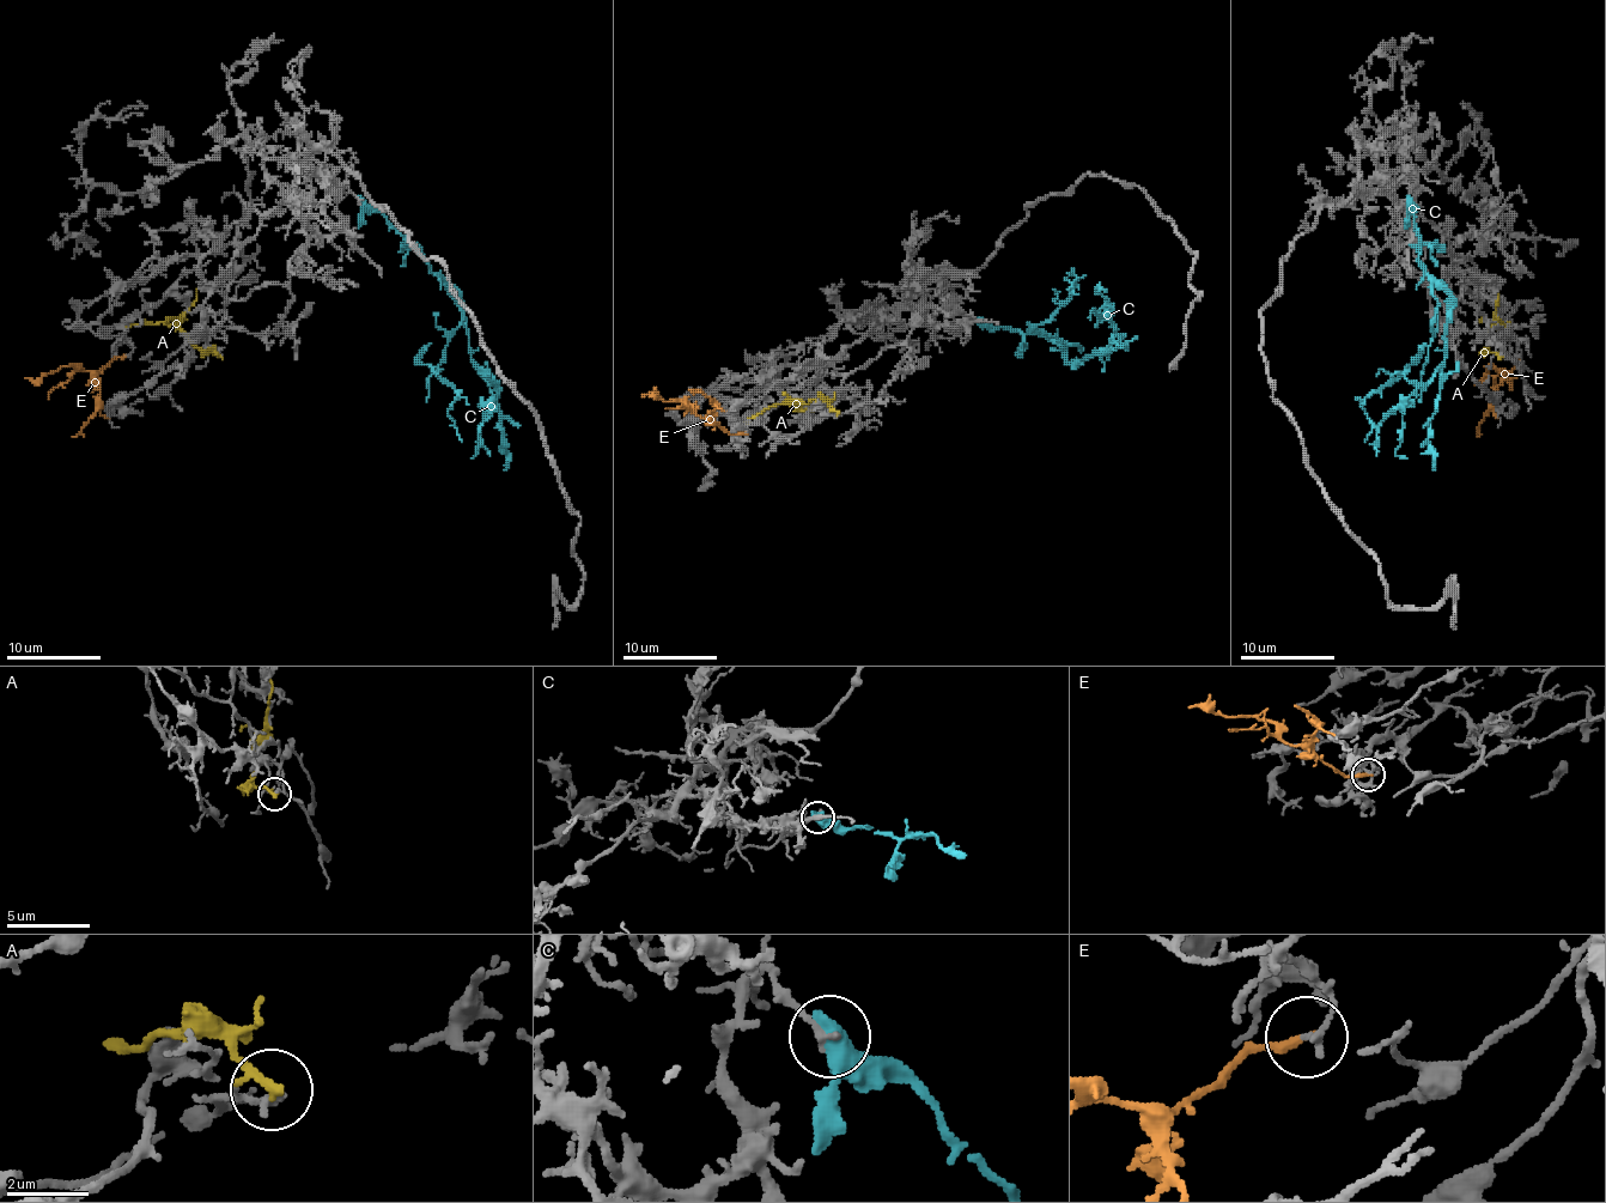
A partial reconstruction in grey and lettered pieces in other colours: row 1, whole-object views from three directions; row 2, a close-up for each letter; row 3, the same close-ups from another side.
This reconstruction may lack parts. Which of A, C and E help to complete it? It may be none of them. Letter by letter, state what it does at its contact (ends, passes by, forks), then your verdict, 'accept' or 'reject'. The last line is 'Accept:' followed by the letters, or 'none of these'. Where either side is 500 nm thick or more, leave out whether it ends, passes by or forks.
A: it ends; reject
C: it passes by; reject
E: it ends; reject
Accept: none of these

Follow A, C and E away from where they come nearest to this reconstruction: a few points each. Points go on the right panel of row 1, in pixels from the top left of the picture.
A: (1501, 357), (1486, 347), (1491, 340), (1489, 329), (1491, 322), (1507, 327)
C: (1409, 200), (1418, 263), (1437, 301), (1433, 338), (1421, 371), (1364, 396), (1372, 423), (1364, 442)
E: (1521, 354), (1509, 371), (1491, 366), (1484, 378)

